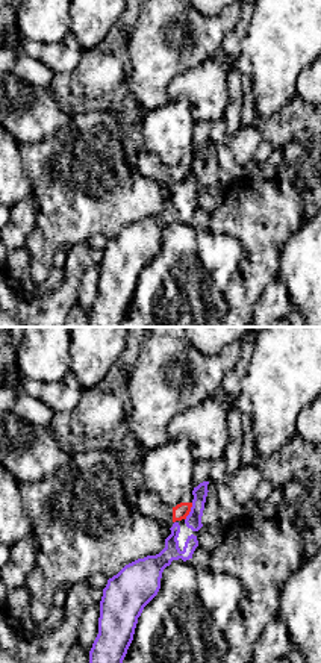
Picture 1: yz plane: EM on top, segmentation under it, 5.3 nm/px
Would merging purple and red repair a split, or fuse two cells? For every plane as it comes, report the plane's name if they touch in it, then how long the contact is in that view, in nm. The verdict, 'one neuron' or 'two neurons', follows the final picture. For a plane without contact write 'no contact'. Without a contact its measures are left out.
yz | 100 nm

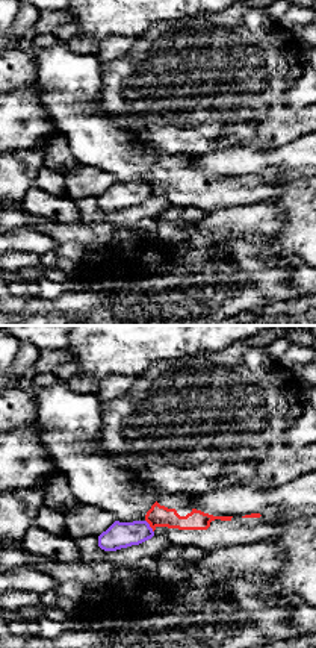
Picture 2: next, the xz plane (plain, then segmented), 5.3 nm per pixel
xz | 80 nm

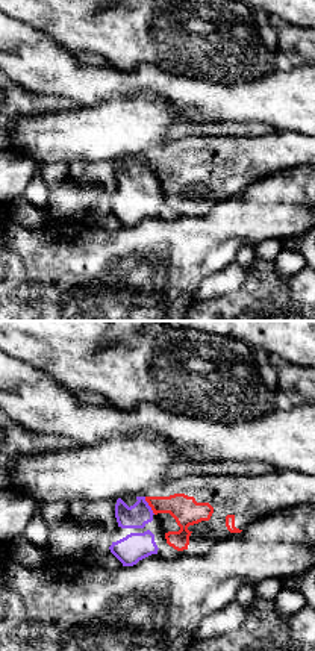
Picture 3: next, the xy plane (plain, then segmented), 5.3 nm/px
xy | 110 nm

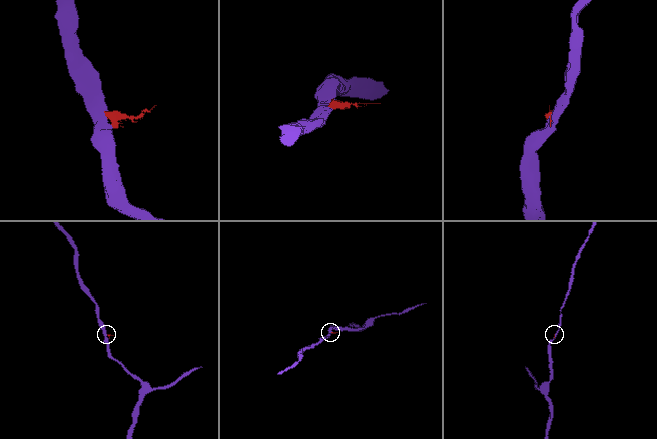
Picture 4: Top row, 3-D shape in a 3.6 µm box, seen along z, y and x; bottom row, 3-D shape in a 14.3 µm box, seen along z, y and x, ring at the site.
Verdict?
two neurons

